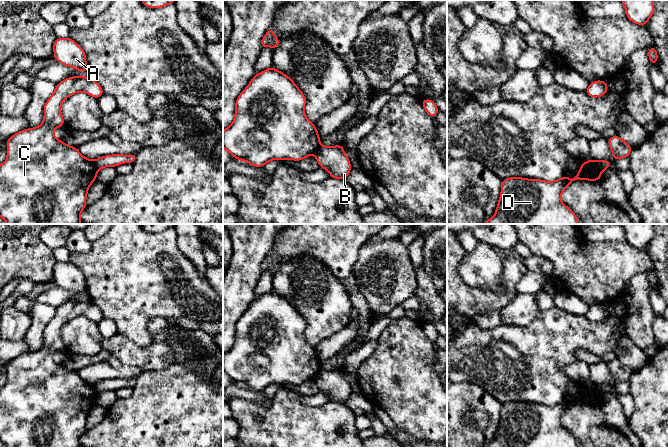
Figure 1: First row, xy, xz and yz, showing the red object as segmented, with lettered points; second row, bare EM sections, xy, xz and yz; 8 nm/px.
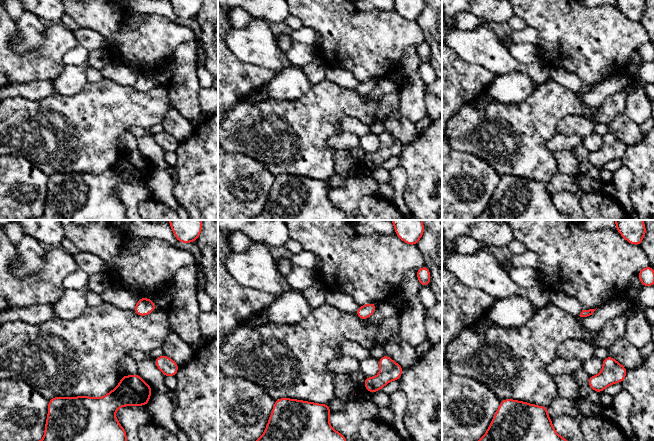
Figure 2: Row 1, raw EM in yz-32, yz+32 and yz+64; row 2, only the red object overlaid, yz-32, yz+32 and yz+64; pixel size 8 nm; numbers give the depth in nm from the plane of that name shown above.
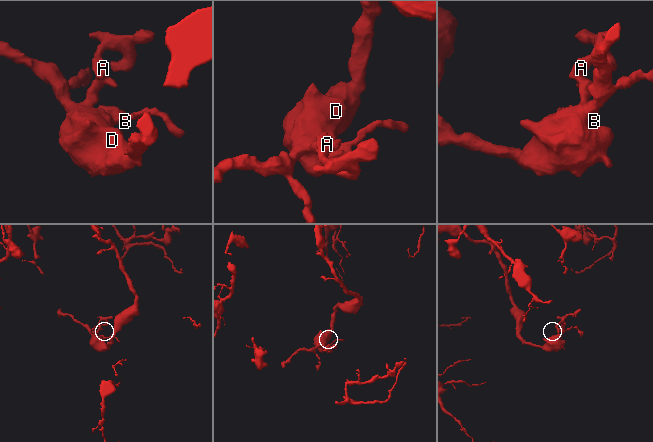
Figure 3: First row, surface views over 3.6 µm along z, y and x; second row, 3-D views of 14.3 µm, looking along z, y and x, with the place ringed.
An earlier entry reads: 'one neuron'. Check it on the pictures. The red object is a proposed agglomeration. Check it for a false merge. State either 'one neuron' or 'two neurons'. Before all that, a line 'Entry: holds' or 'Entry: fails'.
Entry: fails
two neurons

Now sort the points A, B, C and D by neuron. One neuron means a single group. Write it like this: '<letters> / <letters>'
A C D / B

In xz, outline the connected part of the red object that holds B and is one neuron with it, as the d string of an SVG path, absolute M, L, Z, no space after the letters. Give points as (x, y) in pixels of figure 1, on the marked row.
M321 146L315 154L319 167L329 172L329 178L344 180L351 171L350 159L344 153L344 147Z

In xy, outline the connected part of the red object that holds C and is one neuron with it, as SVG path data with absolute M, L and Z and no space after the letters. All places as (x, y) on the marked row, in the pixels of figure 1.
M68 77L60 83L56 84L56 88L51 97L46 101L43 111L44 119L40 126L35 128L28 128L26 130L19 131L7 139L7 158L3 164L0 165L0 216L5 220L7 224L81 224L80 214L86 207L86 197L90 185L97 179L97 170L92 160L85 158L77 149L77 147L69 146L63 141L58 140L54 136L55 127L64 127L64 118L60 111L60 107L64 100L77 93L85 92L88 95L98 99L104 91L102 87L90 77Z

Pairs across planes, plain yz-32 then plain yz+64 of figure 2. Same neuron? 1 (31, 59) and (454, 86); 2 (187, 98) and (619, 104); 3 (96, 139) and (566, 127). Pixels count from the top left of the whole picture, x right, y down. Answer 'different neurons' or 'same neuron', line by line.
1: same neuron
2: different neurons
3: different neurons

